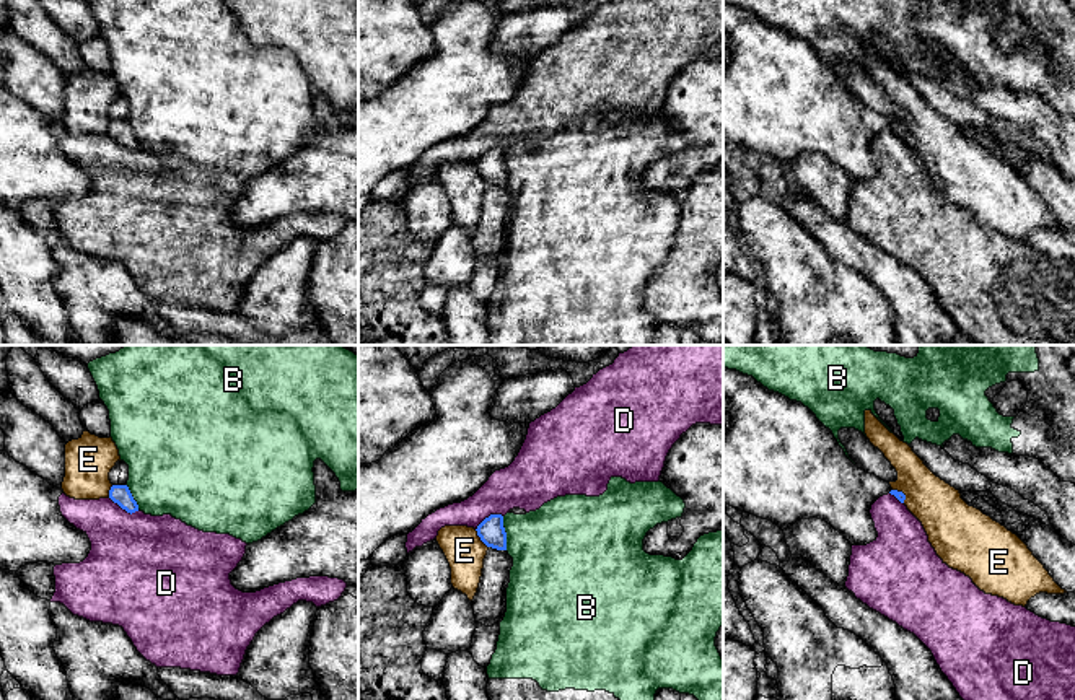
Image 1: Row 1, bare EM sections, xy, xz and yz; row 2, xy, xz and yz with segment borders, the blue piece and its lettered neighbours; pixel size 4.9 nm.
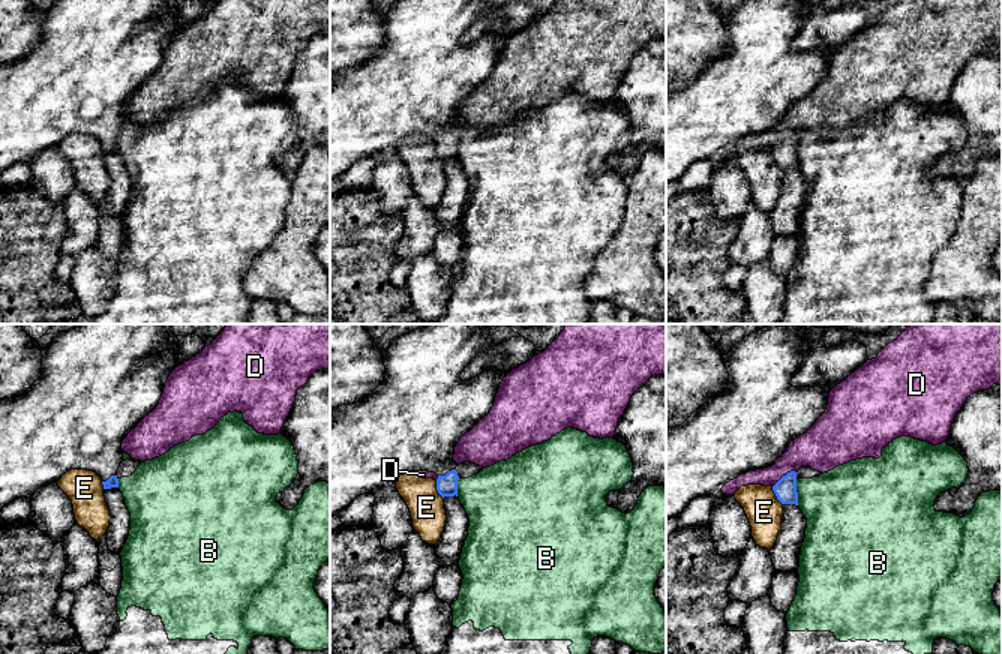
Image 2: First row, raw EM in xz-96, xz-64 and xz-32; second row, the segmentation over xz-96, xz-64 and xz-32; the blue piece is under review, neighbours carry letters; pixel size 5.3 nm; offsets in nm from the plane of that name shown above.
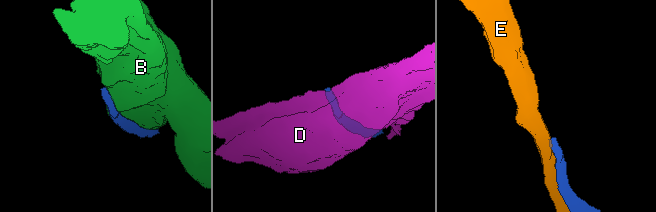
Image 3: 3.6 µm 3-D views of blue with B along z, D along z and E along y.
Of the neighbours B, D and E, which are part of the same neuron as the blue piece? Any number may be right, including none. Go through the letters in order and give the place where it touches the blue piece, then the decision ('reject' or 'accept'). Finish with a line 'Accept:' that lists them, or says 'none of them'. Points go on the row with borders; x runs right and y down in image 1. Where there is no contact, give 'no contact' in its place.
B: xz (505, 533) | reject
D: xy (124, 508) | reject
E: xz (481, 539) | reject
Accept: none of them

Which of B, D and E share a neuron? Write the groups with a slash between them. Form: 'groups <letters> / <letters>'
groups B / D / E

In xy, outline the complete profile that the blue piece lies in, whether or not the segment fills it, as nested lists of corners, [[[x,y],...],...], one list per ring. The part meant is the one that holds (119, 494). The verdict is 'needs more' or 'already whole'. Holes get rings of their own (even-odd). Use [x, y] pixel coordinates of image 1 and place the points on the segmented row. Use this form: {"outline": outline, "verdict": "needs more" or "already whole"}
{"outline": [[[112,485],[109,490],[109,498],[130,514],[138,511],[138,505],[127,485]]], "verdict": "already whole"}

